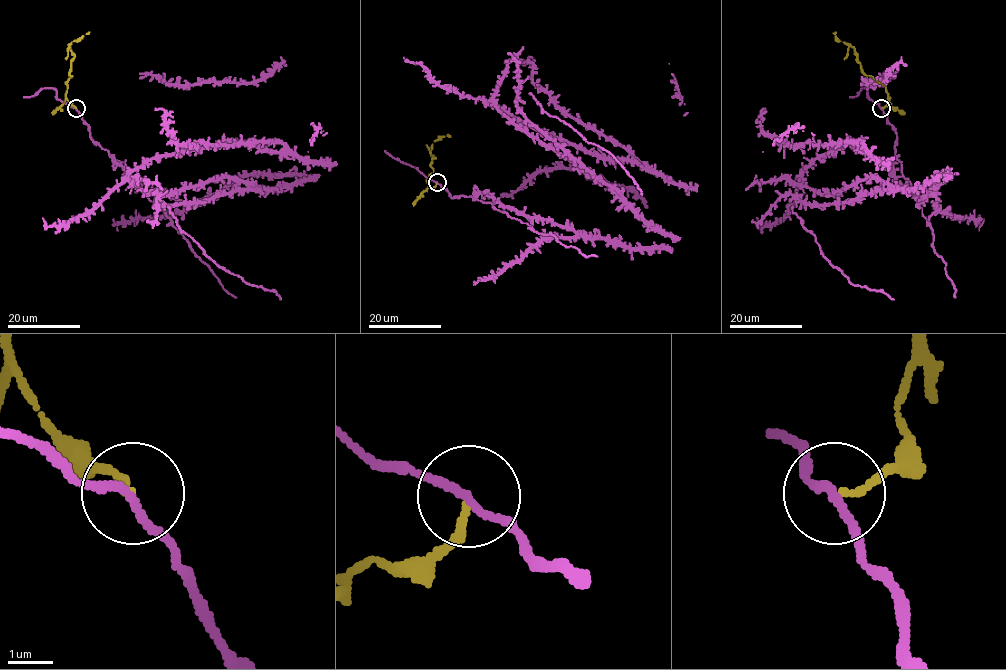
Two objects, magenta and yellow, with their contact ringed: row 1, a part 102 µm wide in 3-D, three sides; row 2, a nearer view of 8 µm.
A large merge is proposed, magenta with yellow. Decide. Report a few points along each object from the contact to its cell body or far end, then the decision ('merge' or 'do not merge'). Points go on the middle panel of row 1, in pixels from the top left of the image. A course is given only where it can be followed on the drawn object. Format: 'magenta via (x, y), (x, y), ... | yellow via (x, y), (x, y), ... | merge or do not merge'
magenta via (437, 182), (630, 247), (672, 242), (489, 103), (644, 163), (569, 117), (531, 62), (516, 66) | yellow via (437, 183), (427, 188), (435, 158), (430, 152), (434, 141), (450, 137) | do not merge

